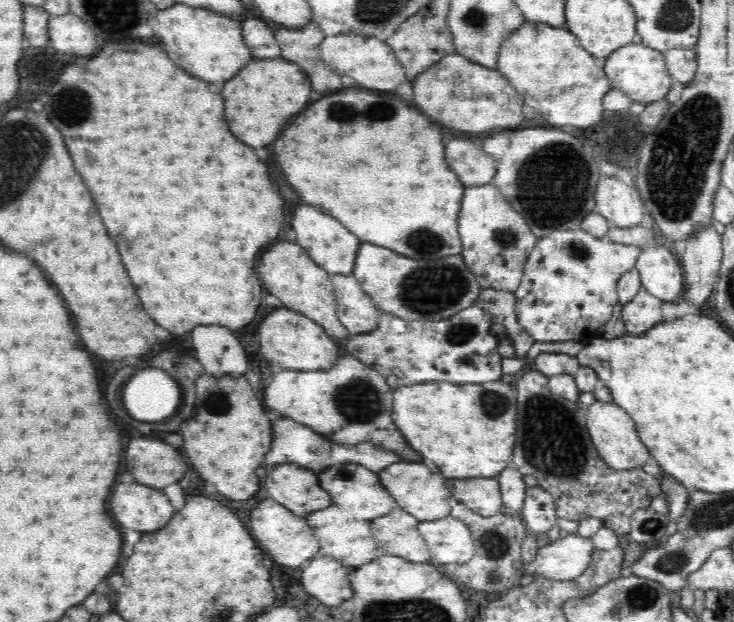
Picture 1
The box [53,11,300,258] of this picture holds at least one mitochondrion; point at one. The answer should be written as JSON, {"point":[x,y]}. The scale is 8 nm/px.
{"point":[79,108]}

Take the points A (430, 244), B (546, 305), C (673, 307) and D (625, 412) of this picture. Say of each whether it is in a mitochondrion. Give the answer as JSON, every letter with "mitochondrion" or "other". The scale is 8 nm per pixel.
{"A":"mitochondrion","B":"other","C":"other","D":"other"}

